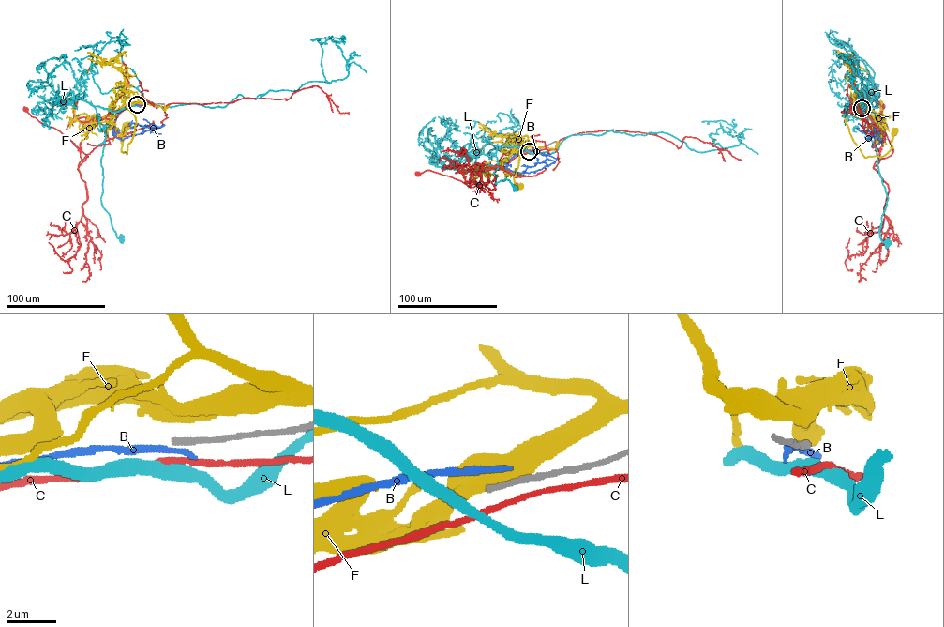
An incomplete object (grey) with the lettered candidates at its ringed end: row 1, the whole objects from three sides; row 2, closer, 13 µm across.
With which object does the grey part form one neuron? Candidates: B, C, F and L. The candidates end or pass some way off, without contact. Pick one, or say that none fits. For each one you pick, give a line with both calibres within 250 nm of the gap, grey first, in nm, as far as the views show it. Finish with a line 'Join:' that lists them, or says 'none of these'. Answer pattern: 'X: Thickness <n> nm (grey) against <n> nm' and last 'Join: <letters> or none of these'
Join: none of these

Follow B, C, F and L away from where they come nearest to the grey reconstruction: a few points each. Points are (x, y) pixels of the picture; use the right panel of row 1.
B: (861, 109), (873, 124), (876, 137), (880, 143), (877, 136), (869, 131), (862, 132), (857, 129)
C: (862, 109), (869, 116), (878, 135), (876, 165), (893, 151), (878, 117), (882, 106)
F: (861, 107), (861, 111), (854, 105), (845, 119), (854, 143), (865, 158), (885, 155), (891, 146), (895, 130)
L: (862, 109), (856, 114), (864, 107), (864, 131), (876, 150), (888, 198), (879, 230), (887, 245)

